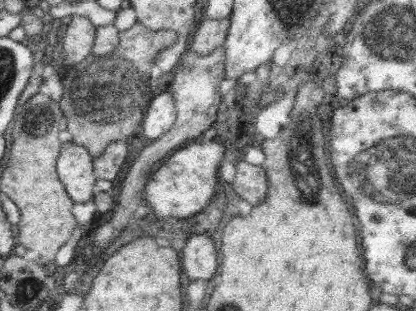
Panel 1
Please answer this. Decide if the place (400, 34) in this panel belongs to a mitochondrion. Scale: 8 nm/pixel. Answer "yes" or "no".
yes

